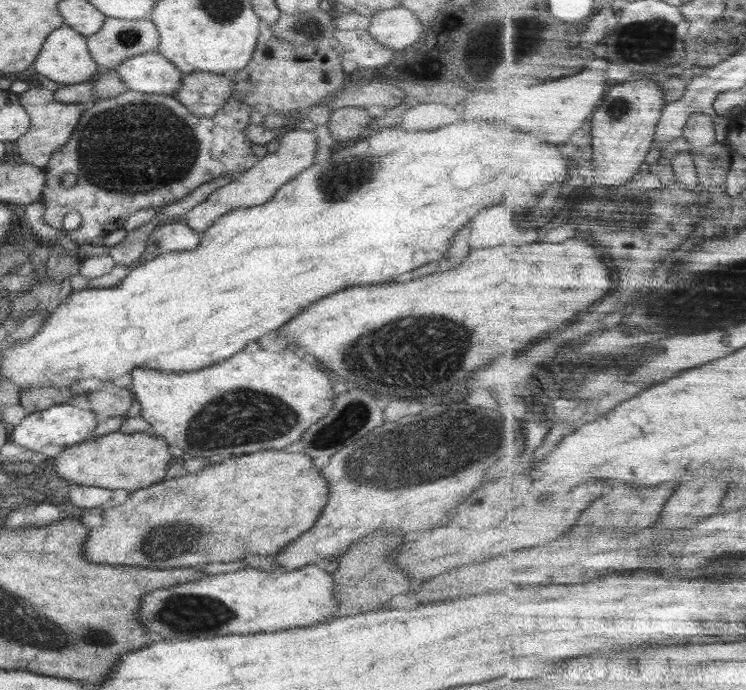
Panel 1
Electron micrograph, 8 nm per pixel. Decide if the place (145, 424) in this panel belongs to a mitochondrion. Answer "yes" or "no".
no

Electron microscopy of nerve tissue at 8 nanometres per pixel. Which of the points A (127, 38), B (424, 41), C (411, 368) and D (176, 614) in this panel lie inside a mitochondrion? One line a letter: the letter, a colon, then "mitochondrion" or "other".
A: mitochondrion
B: other
C: mitochondrion
D: mitochondrion

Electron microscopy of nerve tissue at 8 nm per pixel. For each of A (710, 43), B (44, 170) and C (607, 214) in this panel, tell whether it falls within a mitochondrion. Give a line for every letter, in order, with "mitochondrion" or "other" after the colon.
A: mitochondrion
B: other
C: mitochondrion

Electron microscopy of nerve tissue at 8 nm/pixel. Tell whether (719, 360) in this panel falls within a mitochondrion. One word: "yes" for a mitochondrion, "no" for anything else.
no

